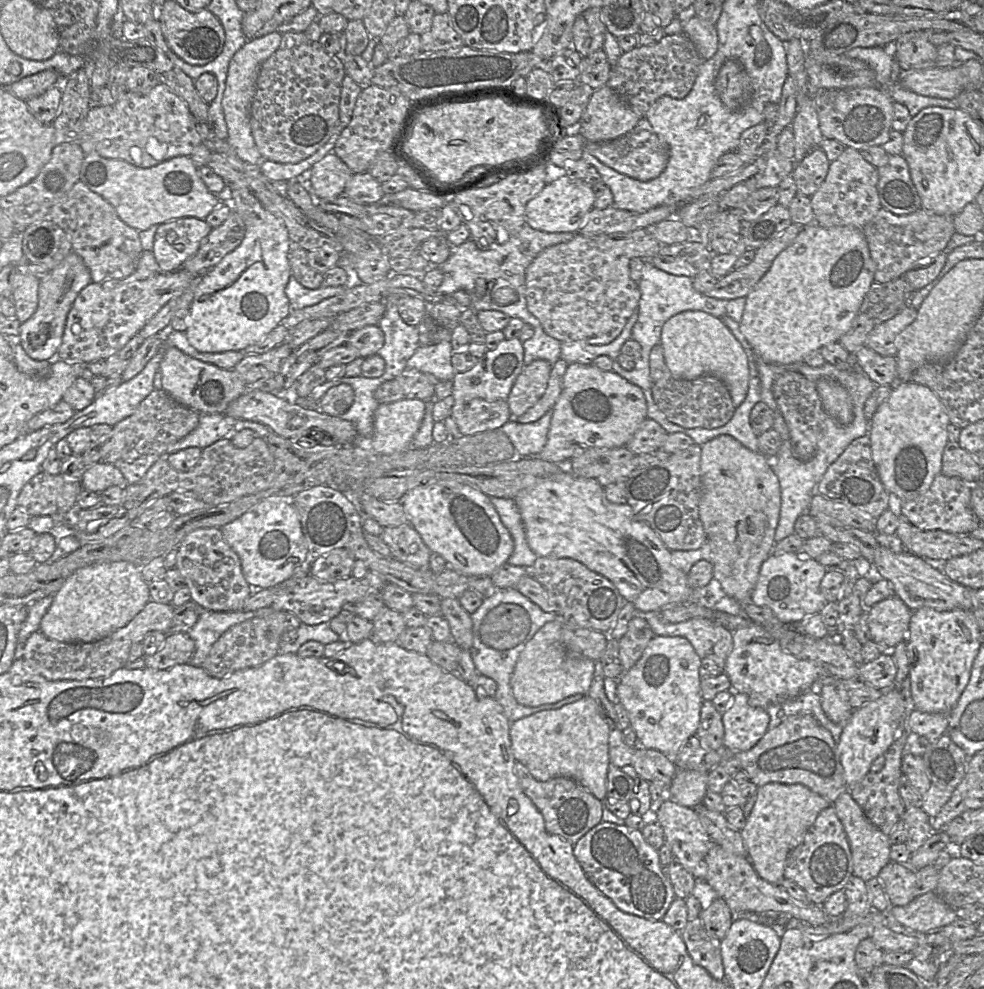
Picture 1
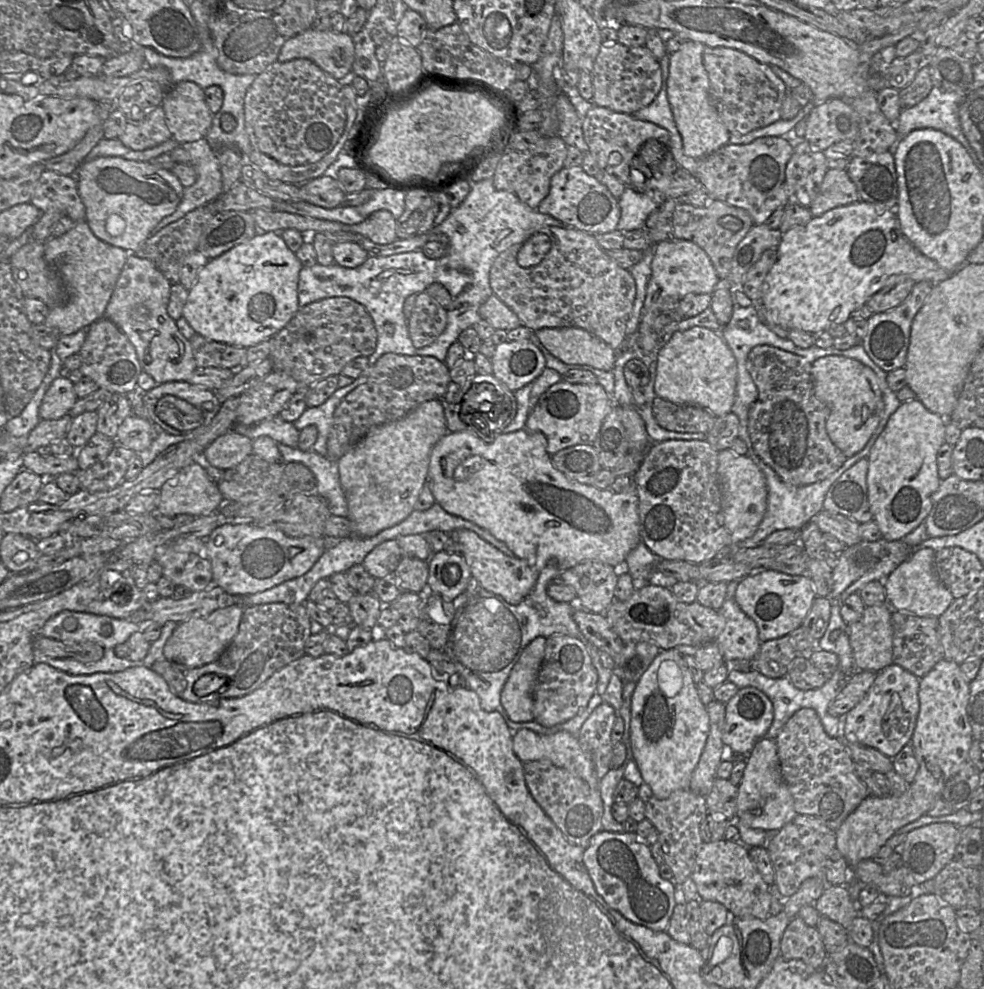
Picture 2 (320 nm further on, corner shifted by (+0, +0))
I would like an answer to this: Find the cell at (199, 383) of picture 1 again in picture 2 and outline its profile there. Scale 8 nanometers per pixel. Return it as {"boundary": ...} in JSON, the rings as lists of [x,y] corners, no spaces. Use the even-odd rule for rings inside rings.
{"boundary":[[[129,254],[105,309],[103,318],[118,326],[134,346],[143,372],[159,385],[187,381],[197,368],[192,346],[167,313],[170,282],[148,259]]]}

